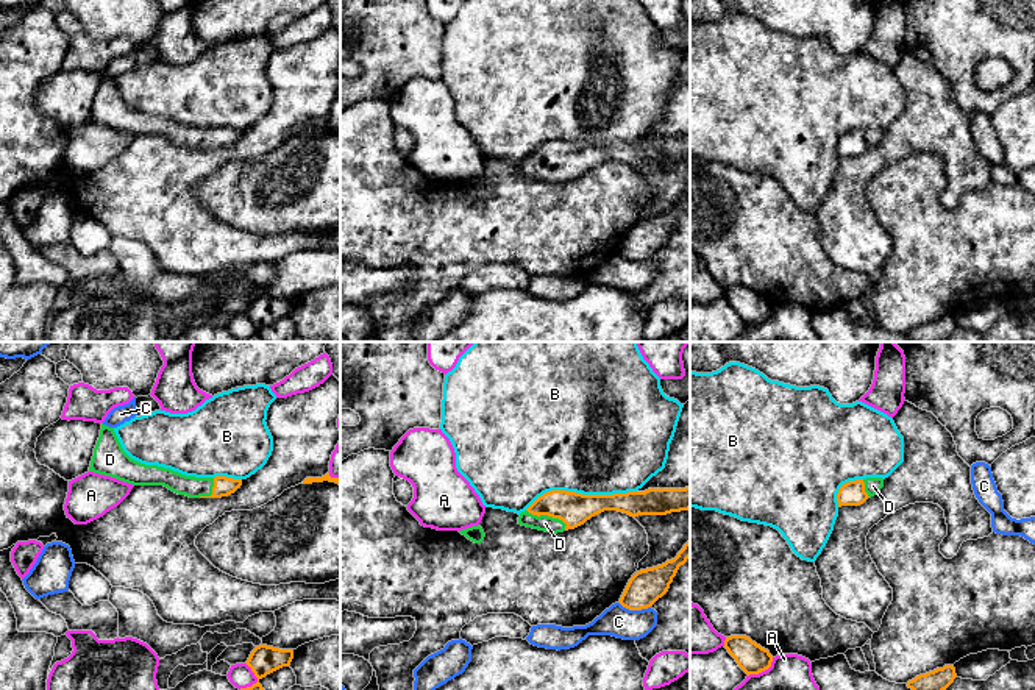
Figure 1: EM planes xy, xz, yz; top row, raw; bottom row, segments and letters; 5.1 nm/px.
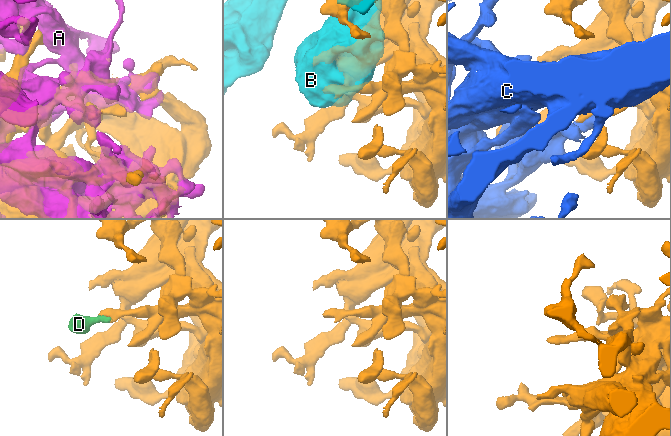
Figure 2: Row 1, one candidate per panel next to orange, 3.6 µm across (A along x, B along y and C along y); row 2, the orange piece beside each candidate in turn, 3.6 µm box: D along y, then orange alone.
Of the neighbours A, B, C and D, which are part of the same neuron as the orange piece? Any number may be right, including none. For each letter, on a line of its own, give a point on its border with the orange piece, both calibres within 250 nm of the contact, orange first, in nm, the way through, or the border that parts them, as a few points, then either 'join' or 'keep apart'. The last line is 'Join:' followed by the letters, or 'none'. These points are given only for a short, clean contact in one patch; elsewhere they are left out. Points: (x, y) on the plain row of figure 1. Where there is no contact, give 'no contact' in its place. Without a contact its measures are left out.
A: contact xy (258, 331); calibres 150 and 120 nm; keep apart
B: contact xz (579, 144); calibres 170 and 500 nm; keep apart
C: contact xz (634, 259); calibres 180 and 160 nm; keep apart
D: contact xz (548, 166); calibres 170 and 80 nm; way xz (573, 160), (554, 161), (548, 166), (545, 174); join
Join: D

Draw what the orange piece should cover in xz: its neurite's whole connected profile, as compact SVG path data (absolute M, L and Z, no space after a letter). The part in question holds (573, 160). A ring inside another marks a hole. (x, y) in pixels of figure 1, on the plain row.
M690 137L648 139L614 145L582 145L551 140L539 147L518 167L518 175L557 184L584 175L604 161L618 161L631 167L667 165L690 159Z

